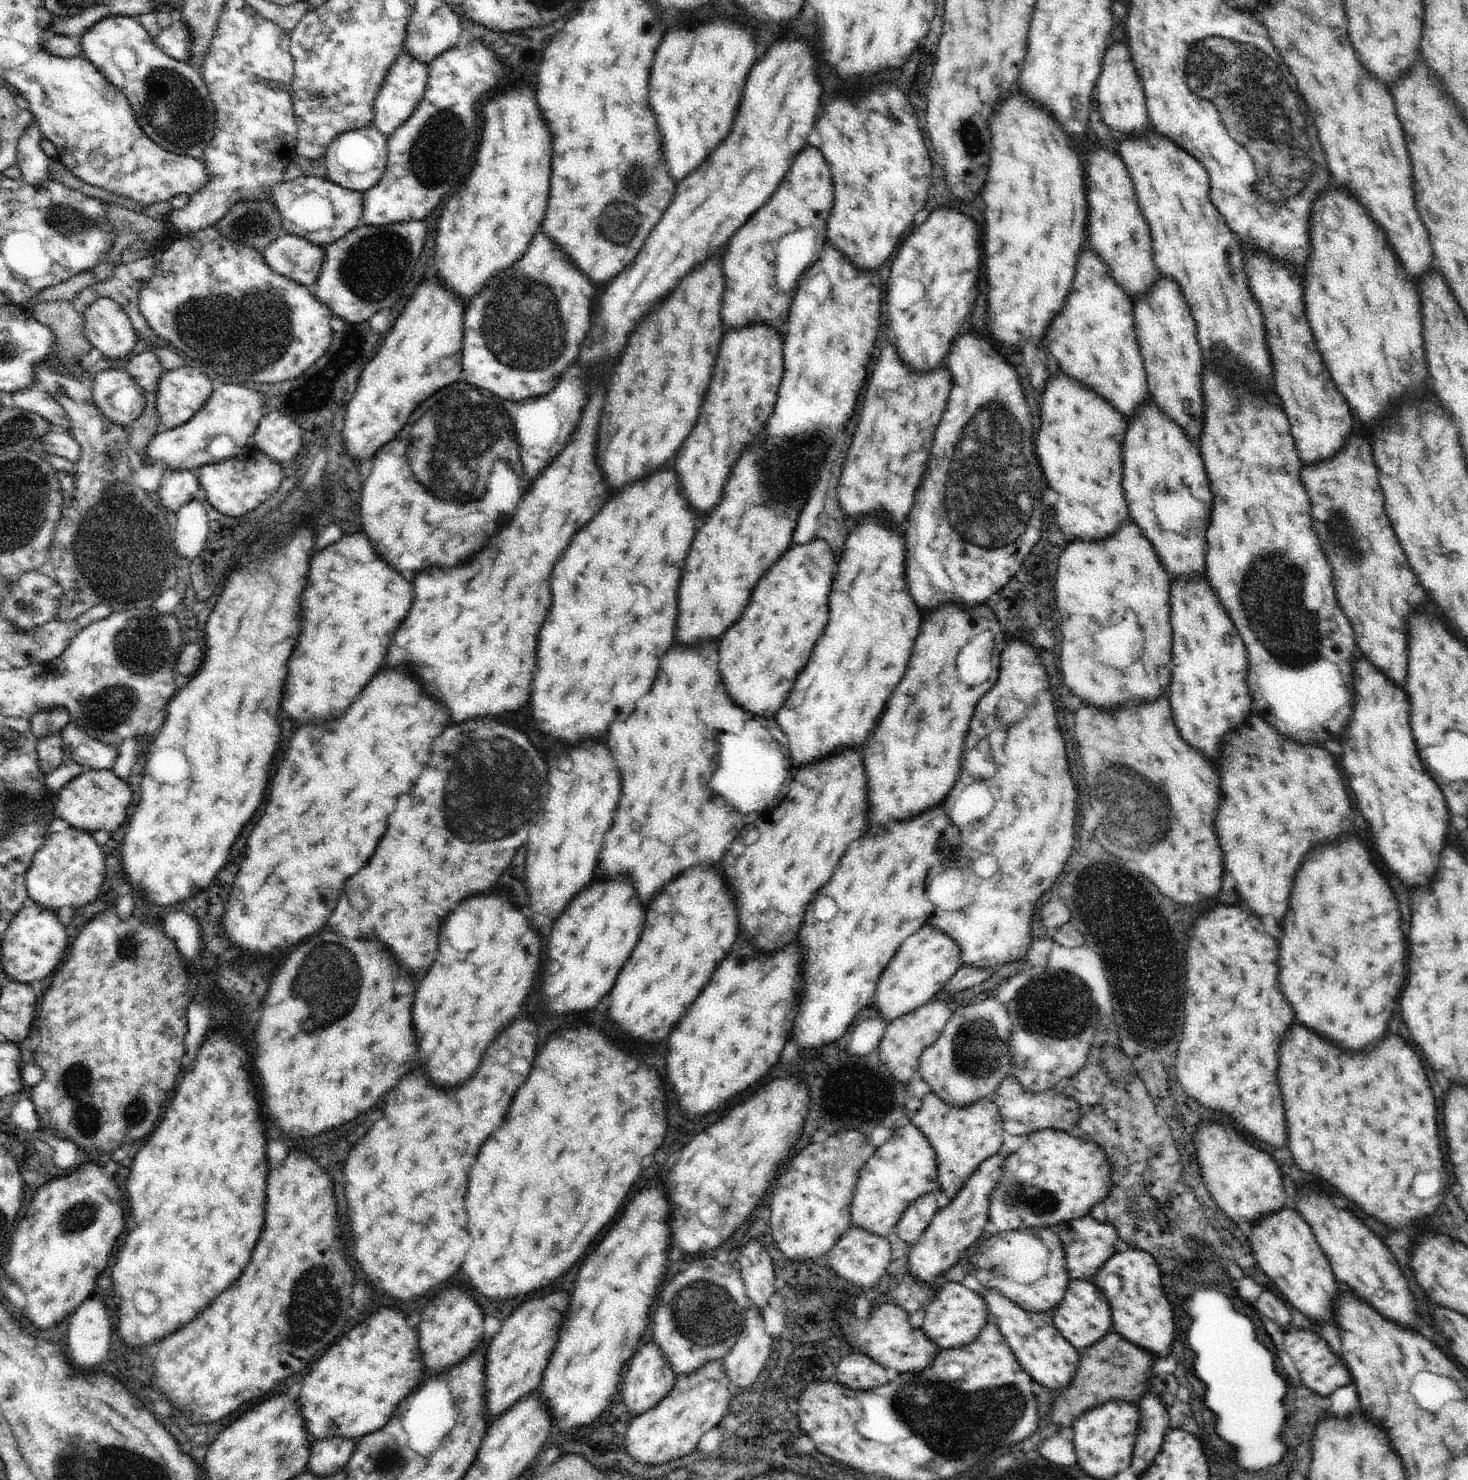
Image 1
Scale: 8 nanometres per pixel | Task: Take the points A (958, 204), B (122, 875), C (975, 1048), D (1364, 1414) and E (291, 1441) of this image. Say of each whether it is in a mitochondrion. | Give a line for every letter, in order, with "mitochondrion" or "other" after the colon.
A: other
B: other
C: mitochondrion
D: other
E: other

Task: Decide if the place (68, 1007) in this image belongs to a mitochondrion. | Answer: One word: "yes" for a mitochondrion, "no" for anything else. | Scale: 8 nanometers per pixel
no

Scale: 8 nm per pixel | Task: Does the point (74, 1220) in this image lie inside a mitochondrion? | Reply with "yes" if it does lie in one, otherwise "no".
yes

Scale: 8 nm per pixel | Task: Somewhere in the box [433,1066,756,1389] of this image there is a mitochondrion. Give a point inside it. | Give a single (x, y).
(707, 1315)

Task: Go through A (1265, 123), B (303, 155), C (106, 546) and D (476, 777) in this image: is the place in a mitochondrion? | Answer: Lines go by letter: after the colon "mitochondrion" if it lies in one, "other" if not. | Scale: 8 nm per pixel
A: mitochondrion
B: other
C: mitochondrion
D: mitochondrion

